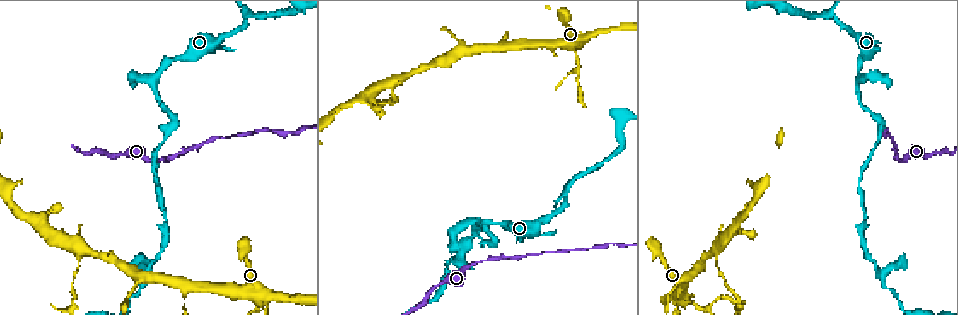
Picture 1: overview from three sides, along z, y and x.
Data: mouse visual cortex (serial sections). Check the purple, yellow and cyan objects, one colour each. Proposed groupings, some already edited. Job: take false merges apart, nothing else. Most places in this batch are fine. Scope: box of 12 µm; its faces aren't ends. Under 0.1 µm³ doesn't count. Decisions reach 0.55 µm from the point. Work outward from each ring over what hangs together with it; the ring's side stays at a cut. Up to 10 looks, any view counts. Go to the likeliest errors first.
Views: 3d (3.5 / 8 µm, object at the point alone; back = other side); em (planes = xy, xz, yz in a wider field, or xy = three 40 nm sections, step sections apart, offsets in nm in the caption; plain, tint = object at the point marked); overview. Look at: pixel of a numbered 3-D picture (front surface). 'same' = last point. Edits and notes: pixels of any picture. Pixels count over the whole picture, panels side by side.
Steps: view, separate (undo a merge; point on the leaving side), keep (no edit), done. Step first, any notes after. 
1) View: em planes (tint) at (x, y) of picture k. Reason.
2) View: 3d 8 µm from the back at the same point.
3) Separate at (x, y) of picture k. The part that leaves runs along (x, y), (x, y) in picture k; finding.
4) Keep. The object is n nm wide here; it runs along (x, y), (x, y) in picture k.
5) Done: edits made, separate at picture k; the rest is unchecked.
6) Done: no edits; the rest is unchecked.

View: 3d 3.5 µm at (684, 288) of picture 1. Small branch off a trunk.

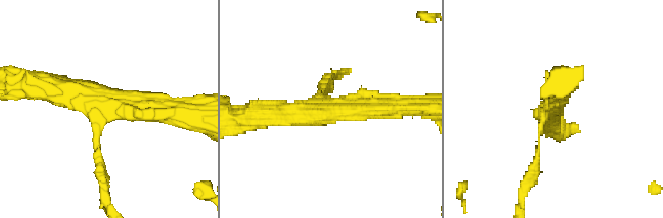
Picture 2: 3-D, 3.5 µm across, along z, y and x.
View: em xy step 2 (tint) at (330, 110) of picture 2. 3 arms meet here; the arms are 100, 300, 400 nm wide; need the tissue.

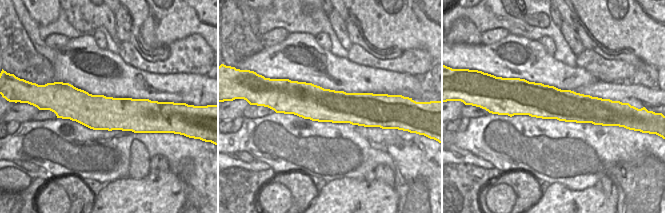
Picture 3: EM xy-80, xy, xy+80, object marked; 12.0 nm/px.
Keep. It runs along (174, 113), (106, 104), (45, 85) in picture 2; all the same cell.

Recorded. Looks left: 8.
View: 3d 3.5 µm at (475, 219) of picture 1. Three-way junction.

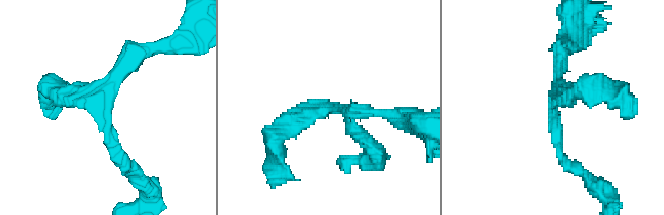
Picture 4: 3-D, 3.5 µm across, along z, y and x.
View: em planes (tint) at (100, 95) of picture 4.

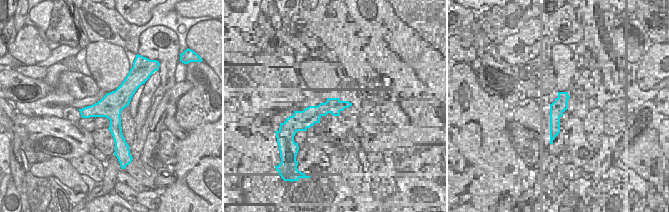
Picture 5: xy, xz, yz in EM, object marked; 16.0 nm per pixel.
View: em xy step 3 (tint) at the same point.

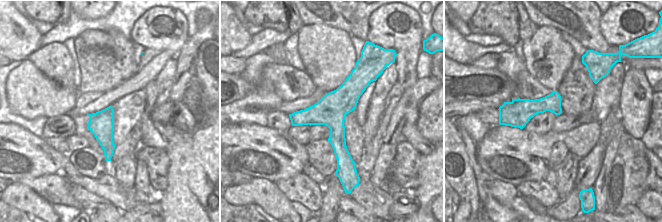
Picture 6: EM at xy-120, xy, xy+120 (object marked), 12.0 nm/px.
Keep. All the same cell.

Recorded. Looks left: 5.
View: 3d 3.5 µm at (881, 135) of picture 1. Sharp bend.

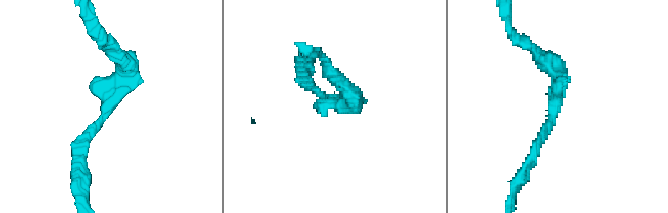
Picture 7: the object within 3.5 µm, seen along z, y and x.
Keep. It runs along (116, 54), (129, 70), (79, 156) in picture 7; all the same cell.

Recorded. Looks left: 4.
View: 3d 3.5 µm at (466, 241) of picture 1. A fork.

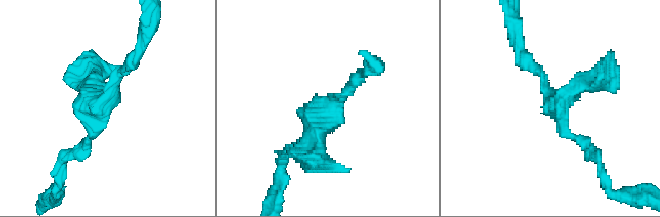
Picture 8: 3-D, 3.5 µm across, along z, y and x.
View: em xy step 5 (tint) at (556, 102) of picture 8. Shape alone is not enough.

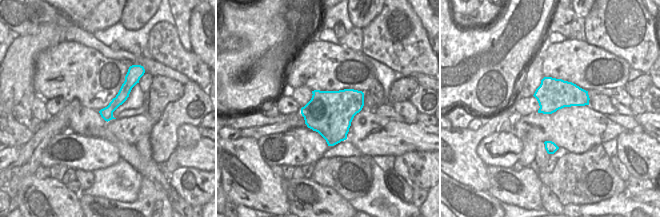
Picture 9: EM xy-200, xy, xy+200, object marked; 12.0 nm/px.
Keep. It runs along (129, 75), (107, 118) in picture 9; one cell here.

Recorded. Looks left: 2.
Done: no edits; the rest is unchecked.

